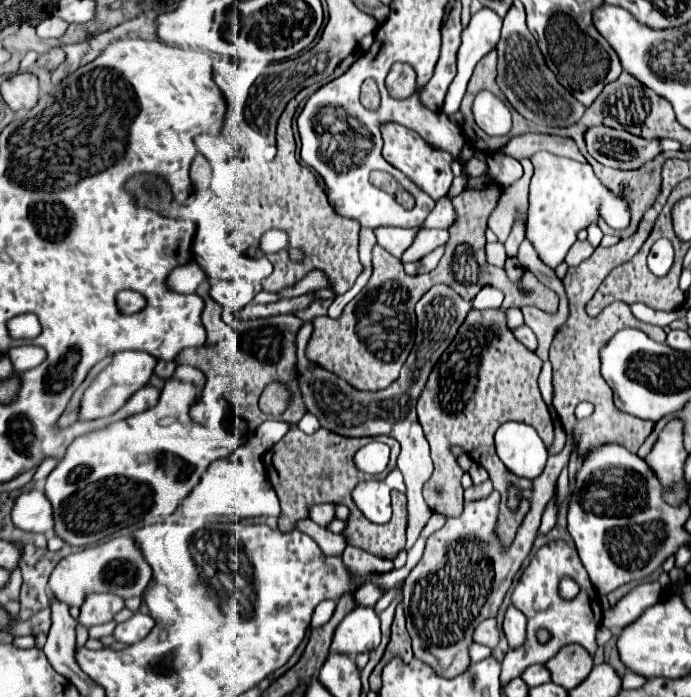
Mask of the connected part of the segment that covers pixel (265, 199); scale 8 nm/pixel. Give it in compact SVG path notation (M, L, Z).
M314 84L306 90L302 90L296 98L292 98L286 106L286 110L280 116L278 122L278 134L276 134L276 158L266 166L266 170L258 176L246 174L242 176L240 194L236 194L236 210L234 212L222 212L226 214L226 224L222 224L228 232L238 232L238 248L246 248L246 254L250 258L264 256L258 250L258 240L266 230L280 228L286 230L290 236L290 248L304 250L304 260L294 262L290 258L290 252L282 250L276 254L268 254L268 260L274 266L274 272L264 278L260 284L264 290L282 290L288 286L294 286L300 278L304 278L310 270L322 270L330 282L330 290L338 296L344 294L354 282L356 276L362 270L362 264L358 260L358 232L360 224L356 220L338 216L332 204L328 202L326 190L318 184L318 178L308 166L302 166L296 160L296 140L292 131L292 120L298 104L314 94L322 84Z

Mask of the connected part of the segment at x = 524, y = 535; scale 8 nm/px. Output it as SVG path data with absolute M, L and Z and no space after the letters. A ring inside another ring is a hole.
M568 434L562 452L548 458L542 474L533 480L532 490L525 490L524 496L530 501L530 512L520 524L510 548L502 548L498 536L494 534L500 502L496 490L484 500L464 502L462 516L450 518L444 528L426 540L424 554L404 580L402 592L406 628L412 638L414 656L428 664L438 676L456 678L470 666L468 646L472 644L474 628L482 620L496 616L498 606L502 604L502 598L508 592L516 572L530 554L538 536L542 512L554 494L558 474L568 464L572 440L574 436Z

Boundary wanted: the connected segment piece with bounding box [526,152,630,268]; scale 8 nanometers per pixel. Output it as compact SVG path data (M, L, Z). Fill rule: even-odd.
M538 152L528 159L534 164L534 176L530 182L526 238L532 242L538 252L538 258L542 258L546 266L556 268L560 262L564 262L566 252L576 242L576 234L588 228L604 214L606 222L612 228L624 230L628 226L630 214L626 210L626 200L622 196L610 194L600 184L588 162L576 162L548 152Z

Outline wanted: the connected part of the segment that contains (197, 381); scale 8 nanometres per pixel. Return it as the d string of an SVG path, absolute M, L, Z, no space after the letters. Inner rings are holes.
M178 366L174 372L174 378L180 382L188 382L194 386L202 386L204 384L204 374L200 370L196 370L194 366Z

